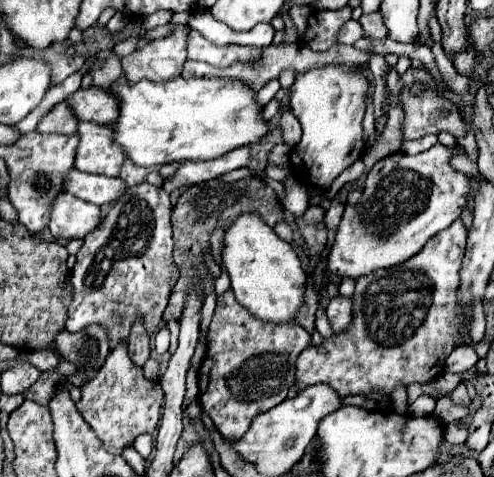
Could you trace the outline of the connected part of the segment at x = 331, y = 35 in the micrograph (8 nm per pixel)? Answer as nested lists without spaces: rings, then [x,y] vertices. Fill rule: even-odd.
[[[343,7],[339,11],[313,11],[309,17],[309,31],[305,35],[305,43],[313,51],[327,51],[337,43],[337,31],[345,21],[351,19],[351,7]]]

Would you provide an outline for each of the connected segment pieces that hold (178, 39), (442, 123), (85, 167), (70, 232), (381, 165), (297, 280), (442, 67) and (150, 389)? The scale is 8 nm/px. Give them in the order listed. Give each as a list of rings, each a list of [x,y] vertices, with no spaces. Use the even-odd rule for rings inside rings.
[[[175,25],[167,37],[153,39],[123,57],[121,67],[127,83],[137,83],[141,79],[161,83],[179,77],[187,61],[189,31],[189,25]]]
[[[409,67],[409,69],[401,75],[401,83],[403,83],[403,89],[401,89],[401,93],[399,93],[399,105],[401,105],[403,111],[405,111],[405,119],[403,119],[403,123],[401,123],[403,141],[407,141],[407,139],[421,139],[421,137],[425,137],[425,135],[429,135],[429,133],[439,135],[441,131],[451,133],[455,139],[461,139],[461,137],[467,135],[467,123],[465,123],[463,115],[459,113],[459,109],[455,107],[453,101],[449,101],[449,99],[445,99],[445,97],[441,97],[441,95],[437,93],[437,85],[435,85],[435,81],[433,81],[433,77],[431,77],[431,73],[429,73],[427,69]],[[413,81],[423,81],[423,83],[427,85],[427,91],[425,91],[421,97],[413,97],[413,95],[409,93],[409,87],[411,87]]]
[[[81,121],[79,137],[81,141],[75,155],[75,167],[85,173],[119,177],[125,151],[121,151],[121,145],[113,143],[113,125]]]
[[[63,193],[53,201],[49,231],[55,239],[83,239],[101,223],[101,207]]]
[[[437,143],[435,147],[419,155],[403,155],[401,151],[397,151],[377,161],[367,173],[361,201],[357,203],[357,207],[349,205],[343,213],[335,243],[329,253],[329,269],[341,277],[357,279],[371,271],[399,265],[407,261],[409,257],[413,257],[415,253],[419,253],[433,235],[447,229],[455,219],[459,219],[463,213],[463,207],[467,207],[469,203],[471,183],[465,173],[455,171],[451,167],[451,159],[455,157],[457,151],[463,151],[463,149],[459,145],[449,149]]]
[[[255,213],[241,215],[227,229],[223,245],[223,267],[231,277],[231,289],[235,291],[239,305],[267,323],[297,321],[297,311],[305,305],[307,273],[303,271],[295,249],[279,239]]]
[[[431,41],[429,47],[433,49],[435,61],[443,80],[458,94],[465,94],[469,91],[469,78],[455,70],[452,61],[446,56],[440,43]]]
[[[117,345],[95,379],[81,387],[81,401],[77,411],[91,425],[95,435],[103,442],[105,449],[113,455],[121,455],[123,447],[133,445],[141,433],[153,433],[159,423],[163,405],[163,389],[159,381],[147,381],[143,369],[135,367],[127,355],[127,345]]]

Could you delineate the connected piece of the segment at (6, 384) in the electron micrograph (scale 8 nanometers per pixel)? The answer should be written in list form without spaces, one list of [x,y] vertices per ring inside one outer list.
[[[19,361],[13,369],[3,371],[1,389],[3,389],[3,393],[23,393],[39,377],[41,377],[41,371],[35,365],[31,365],[29,361]]]

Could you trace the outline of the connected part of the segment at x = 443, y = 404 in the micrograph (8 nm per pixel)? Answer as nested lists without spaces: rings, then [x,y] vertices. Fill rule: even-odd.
[[[441,397],[437,399],[437,405],[435,405],[435,411],[433,415],[441,421],[441,423],[451,423],[451,421],[459,421],[463,417],[469,415],[469,407],[467,405],[461,405],[461,403],[453,403],[451,397]]]

